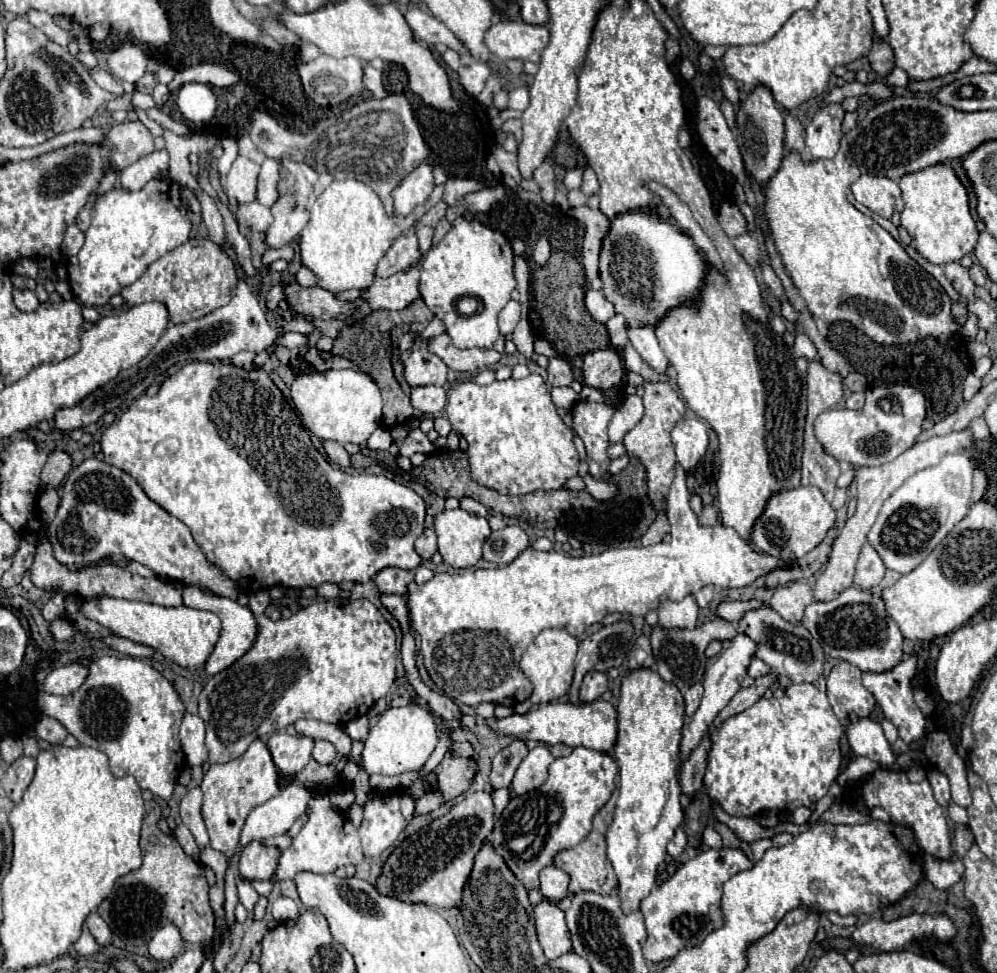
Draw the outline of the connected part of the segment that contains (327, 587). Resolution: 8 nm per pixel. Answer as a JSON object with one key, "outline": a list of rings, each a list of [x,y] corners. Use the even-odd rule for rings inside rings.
{"outline":[[[325,583],[316,589],[317,595],[326,600],[336,598],[340,592],[339,586],[332,583]]]}

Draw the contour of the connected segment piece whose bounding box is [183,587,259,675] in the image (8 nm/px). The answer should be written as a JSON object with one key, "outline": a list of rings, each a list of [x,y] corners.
{"outline":[[[185,587],[183,589],[183,605],[187,607],[197,607],[197,609],[207,609],[213,611],[215,615],[219,615],[221,623],[223,623],[223,633],[205,665],[207,675],[215,675],[223,669],[227,669],[227,665],[233,665],[239,657],[243,657],[243,653],[247,653],[247,649],[251,649],[251,641],[255,641],[255,633],[259,633],[259,625],[255,625],[255,615],[247,605],[239,605],[237,601],[229,599],[229,597],[219,597],[219,595],[205,595],[199,587]]]}

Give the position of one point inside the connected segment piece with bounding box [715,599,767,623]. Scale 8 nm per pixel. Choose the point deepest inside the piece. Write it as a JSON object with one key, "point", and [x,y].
{"point":[732,611]}

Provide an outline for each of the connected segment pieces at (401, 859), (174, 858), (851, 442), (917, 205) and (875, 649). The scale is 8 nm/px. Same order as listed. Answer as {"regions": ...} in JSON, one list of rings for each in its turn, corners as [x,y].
{"regions":[[[[475,791],[467,795],[463,801],[453,805],[449,813],[401,841],[401,845],[389,855],[377,877],[377,891],[387,897],[397,897],[405,903],[457,907],[461,901],[463,885],[473,867],[473,857],[483,841],[487,841],[493,823],[495,819],[491,793]]],[[[155,801],[145,803],[147,815],[141,829],[143,865],[117,879],[111,895],[99,905],[99,915],[127,945],[143,945],[163,925],[175,923],[189,943],[207,945],[215,935],[215,913],[209,905],[209,885],[205,867],[185,855],[177,839],[157,827],[161,809]]],[[[891,385],[875,387],[867,391],[865,407],[859,411],[833,409],[825,411],[815,421],[815,437],[823,449],[837,461],[847,461],[859,467],[873,467],[893,461],[907,451],[919,433],[923,431],[923,419],[927,413],[925,395],[915,385]]],[[[933,165],[917,173],[903,175],[899,181],[905,209],[901,211],[901,225],[911,235],[911,245],[921,257],[935,265],[959,261],[977,245],[979,231],[969,213],[967,191],[959,183],[955,171],[947,165]]],[[[851,587],[839,593],[835,601],[813,601],[807,605],[801,625],[821,643],[825,655],[843,659],[861,671],[887,671],[897,665],[903,655],[903,635],[899,633],[899,625],[895,625],[893,617],[887,613],[881,595],[873,591]]]]}

